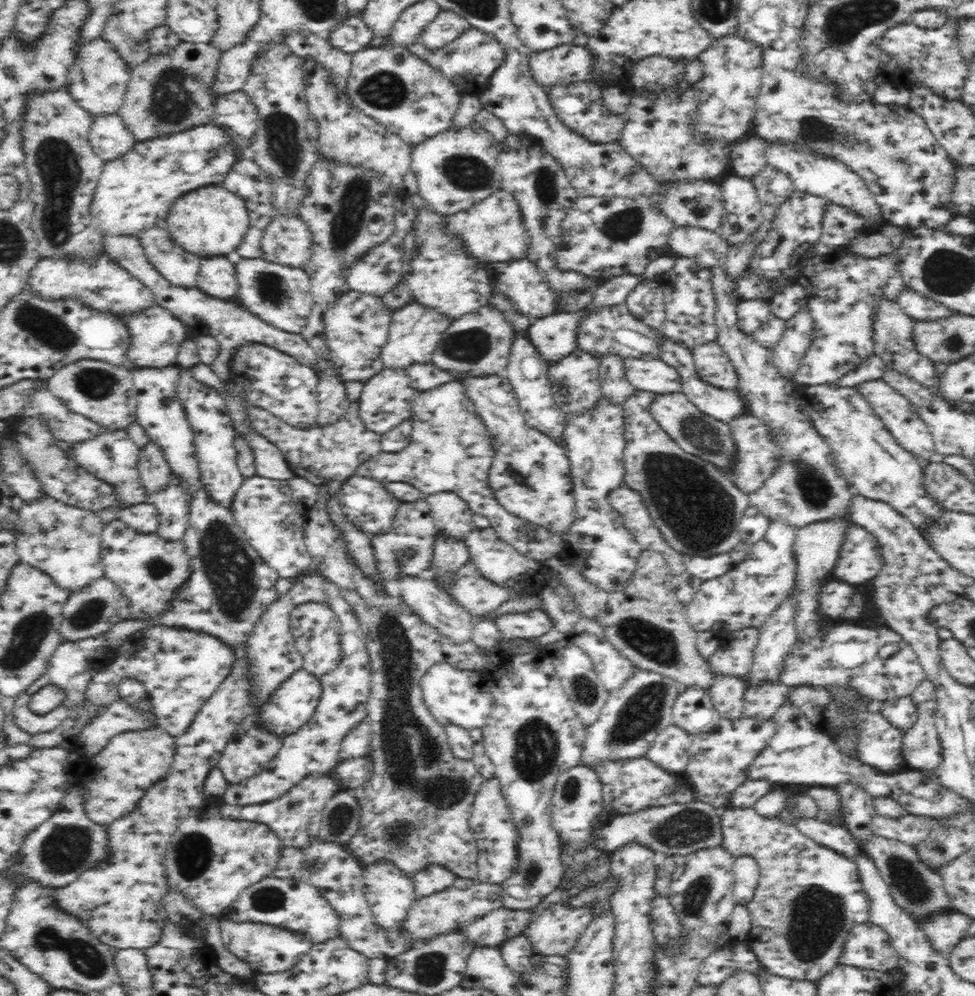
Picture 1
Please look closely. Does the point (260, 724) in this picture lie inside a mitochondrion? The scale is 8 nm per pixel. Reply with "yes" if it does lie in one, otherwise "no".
no

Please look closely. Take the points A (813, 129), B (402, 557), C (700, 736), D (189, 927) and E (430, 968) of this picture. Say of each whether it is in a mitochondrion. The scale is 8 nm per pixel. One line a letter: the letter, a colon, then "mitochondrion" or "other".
A: mitochondrion
B: mitochondrion
C: other
D: other
E: mitochondrion

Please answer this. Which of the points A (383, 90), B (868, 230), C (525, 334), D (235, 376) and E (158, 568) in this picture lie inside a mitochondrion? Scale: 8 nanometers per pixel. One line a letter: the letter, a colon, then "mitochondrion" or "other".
A: mitochondrion
B: other
C: other
D: other
E: mitochondrion

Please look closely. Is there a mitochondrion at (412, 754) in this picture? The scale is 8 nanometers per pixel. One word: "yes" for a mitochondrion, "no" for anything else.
yes

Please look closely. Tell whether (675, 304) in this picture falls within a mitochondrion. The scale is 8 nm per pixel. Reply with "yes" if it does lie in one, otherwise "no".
no

